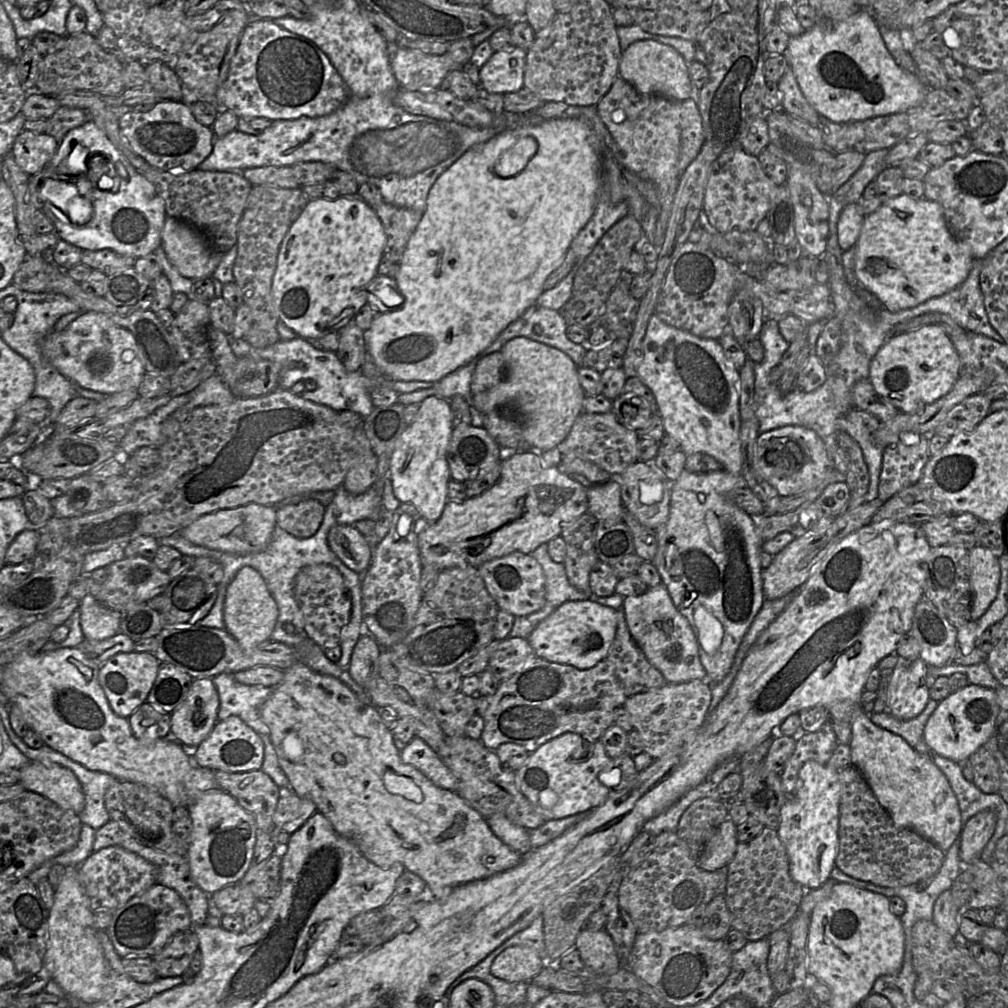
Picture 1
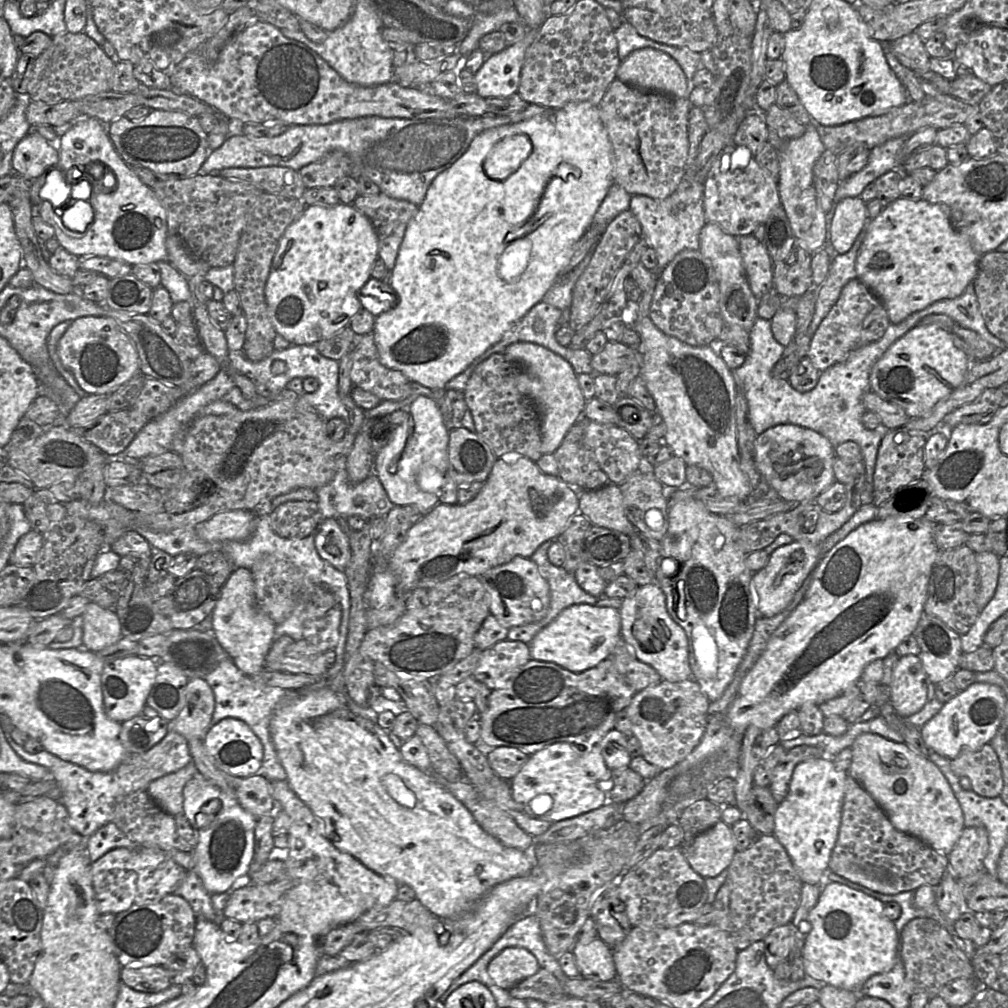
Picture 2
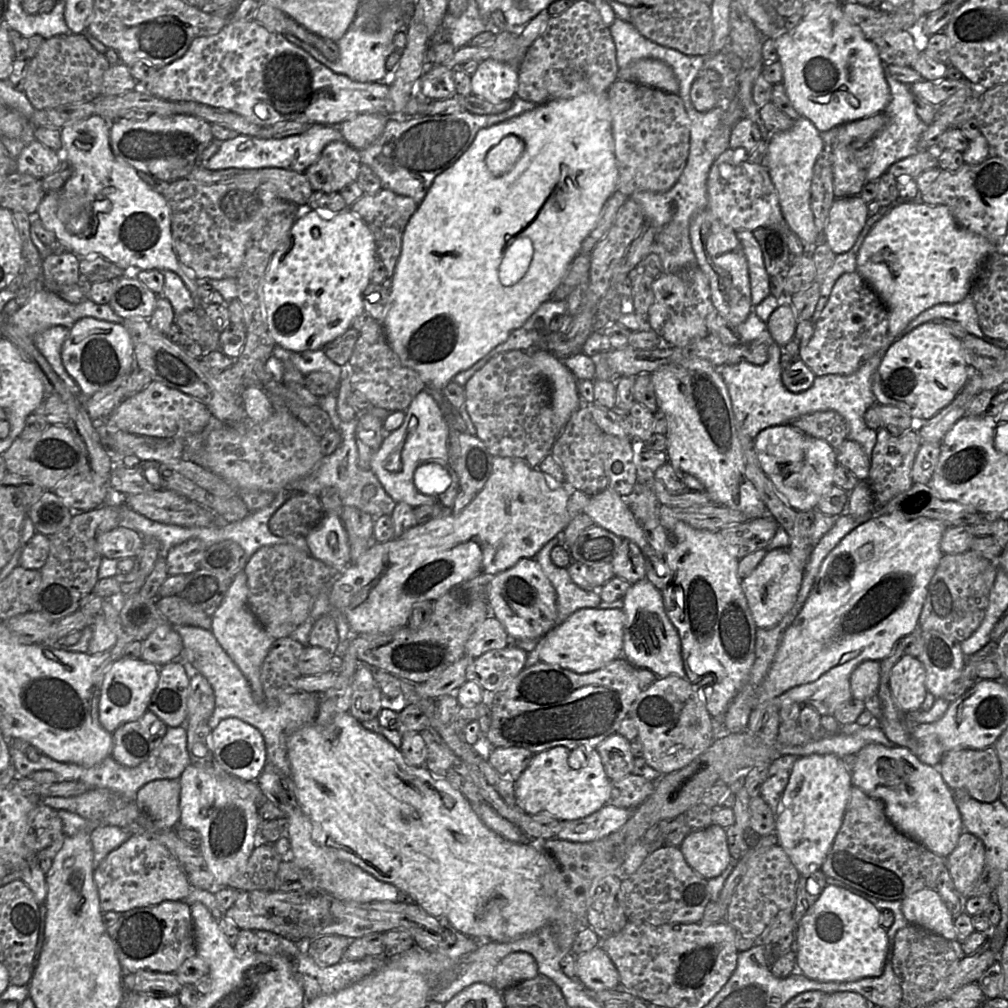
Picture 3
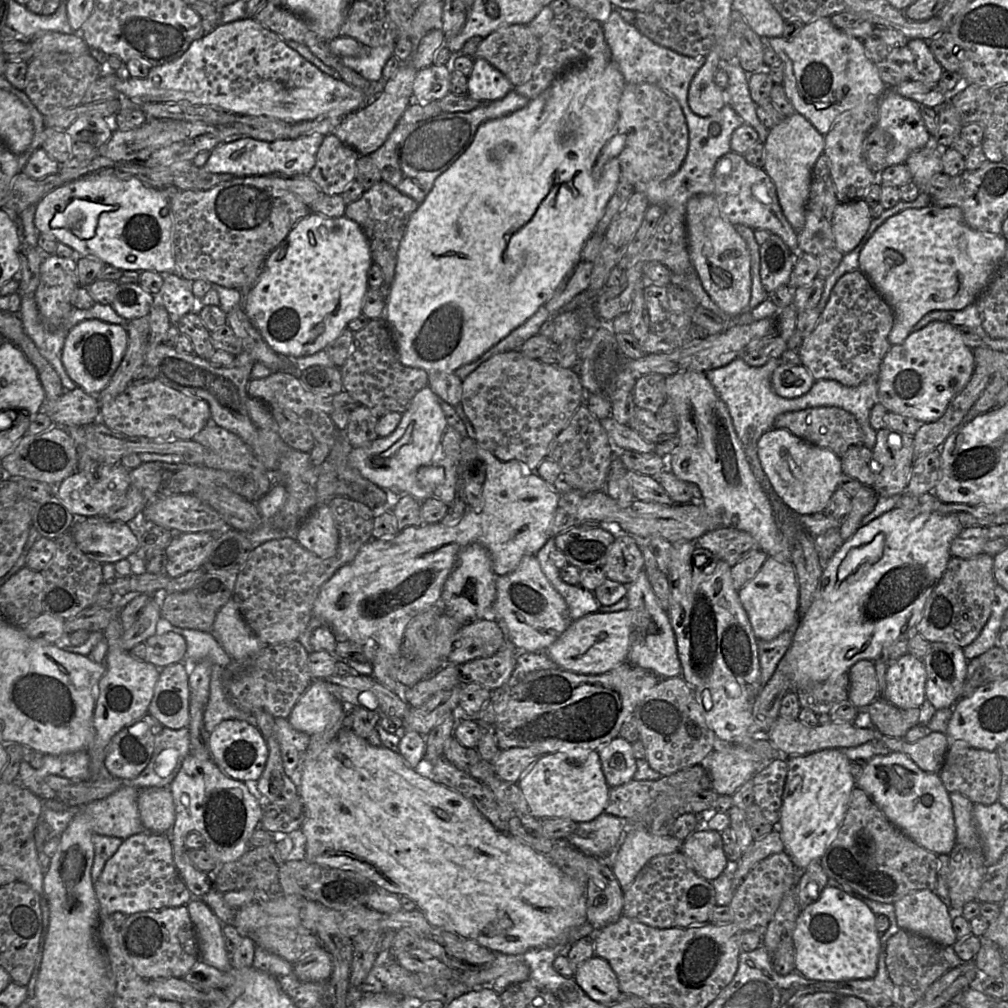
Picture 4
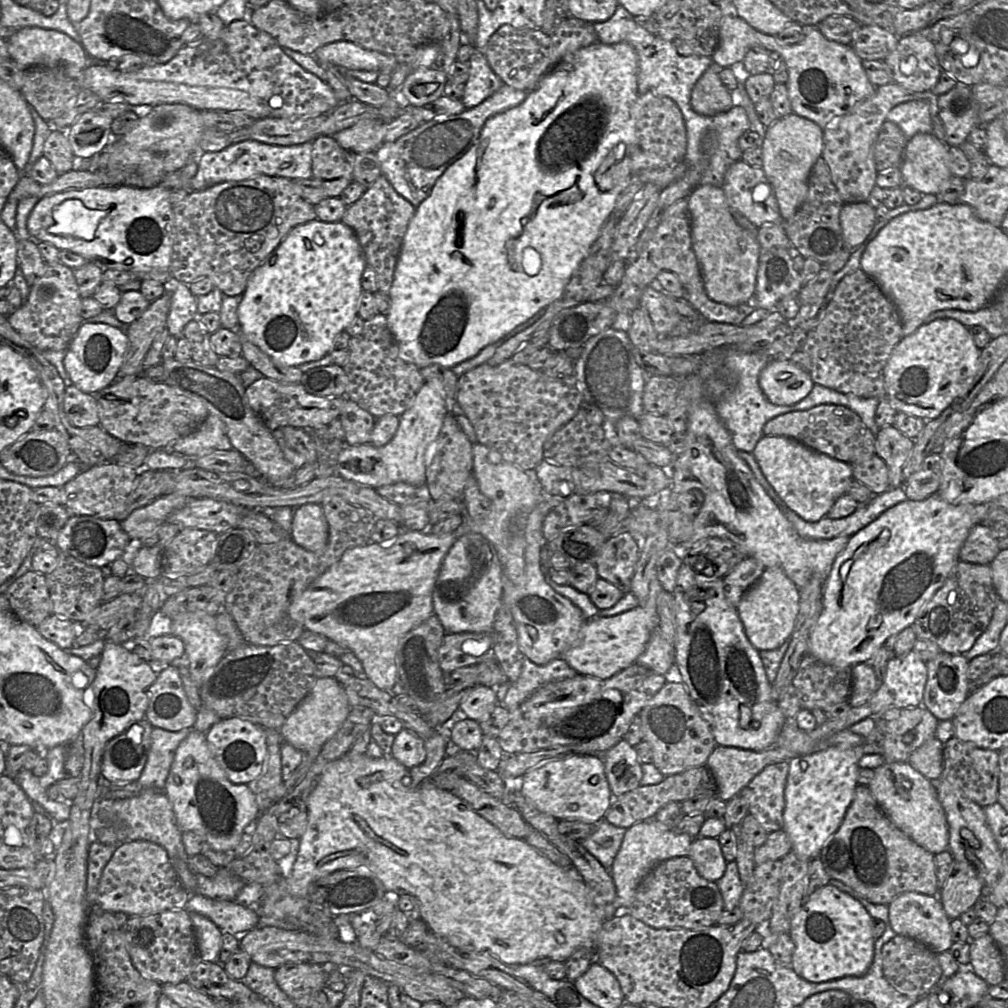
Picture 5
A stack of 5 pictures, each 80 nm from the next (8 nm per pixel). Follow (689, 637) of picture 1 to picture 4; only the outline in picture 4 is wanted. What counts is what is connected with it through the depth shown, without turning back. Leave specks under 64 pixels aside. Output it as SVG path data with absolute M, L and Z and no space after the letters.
M645 569L639 573L634 582L626 586L628 587L628 609L633 614L630 646L626 661L640 668L652 671L659 678L681 676L681 662L678 656L675 633L668 612L659 604L649 583Z

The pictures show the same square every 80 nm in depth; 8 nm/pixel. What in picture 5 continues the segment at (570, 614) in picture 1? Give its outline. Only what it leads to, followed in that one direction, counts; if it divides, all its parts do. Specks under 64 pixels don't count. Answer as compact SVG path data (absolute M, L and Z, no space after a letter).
M656 576L650 581L645 603L614 616L587 619L579 633L578 643L564 652L561 658L578 674L599 679L608 679L636 663L658 627L657 597L662 589Z

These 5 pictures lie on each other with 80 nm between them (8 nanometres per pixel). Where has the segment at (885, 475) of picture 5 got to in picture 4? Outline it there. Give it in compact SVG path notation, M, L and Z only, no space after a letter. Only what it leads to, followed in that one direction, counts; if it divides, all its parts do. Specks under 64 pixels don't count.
M864 444L852 445L840 458L843 473L857 479L863 485L873 486L875 472L872 470L873 452Z

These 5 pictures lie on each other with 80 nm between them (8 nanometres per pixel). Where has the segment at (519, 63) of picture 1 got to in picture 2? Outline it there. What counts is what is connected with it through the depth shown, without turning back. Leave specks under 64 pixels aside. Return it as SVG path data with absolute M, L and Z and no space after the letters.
M527 28L520 41L486 56L482 66L474 74L476 93L480 97L505 98L517 92L525 52L533 42L536 31L537 29Z

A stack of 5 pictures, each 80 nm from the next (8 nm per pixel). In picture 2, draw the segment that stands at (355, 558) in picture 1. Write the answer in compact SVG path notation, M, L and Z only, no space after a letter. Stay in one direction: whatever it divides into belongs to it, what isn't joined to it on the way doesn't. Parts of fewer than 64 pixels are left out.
M334 518L324 519L315 537L315 548L319 556L338 570L343 571L351 558L349 539Z

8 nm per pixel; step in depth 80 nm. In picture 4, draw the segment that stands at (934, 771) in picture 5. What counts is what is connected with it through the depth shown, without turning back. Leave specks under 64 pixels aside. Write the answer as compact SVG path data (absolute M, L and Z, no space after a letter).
M931 732L914 743L889 736L879 736L877 741L883 743L892 752L907 755L922 771L936 774L940 773L944 765L951 742L946 734L940 732Z

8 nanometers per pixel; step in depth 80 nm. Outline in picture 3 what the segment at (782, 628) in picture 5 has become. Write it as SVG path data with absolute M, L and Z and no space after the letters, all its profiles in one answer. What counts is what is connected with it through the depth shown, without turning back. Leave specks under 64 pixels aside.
M777 548L768 551L753 573L742 580L742 590L756 627L772 628L791 610L800 591L804 571L805 565L788 548Z

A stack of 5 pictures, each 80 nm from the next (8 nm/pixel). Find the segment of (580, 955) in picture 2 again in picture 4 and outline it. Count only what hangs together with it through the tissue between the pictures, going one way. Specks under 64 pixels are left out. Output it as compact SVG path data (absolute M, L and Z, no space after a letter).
M593 955L575 970L574 979L592 1000L610 1006L621 995L618 978L609 963Z

